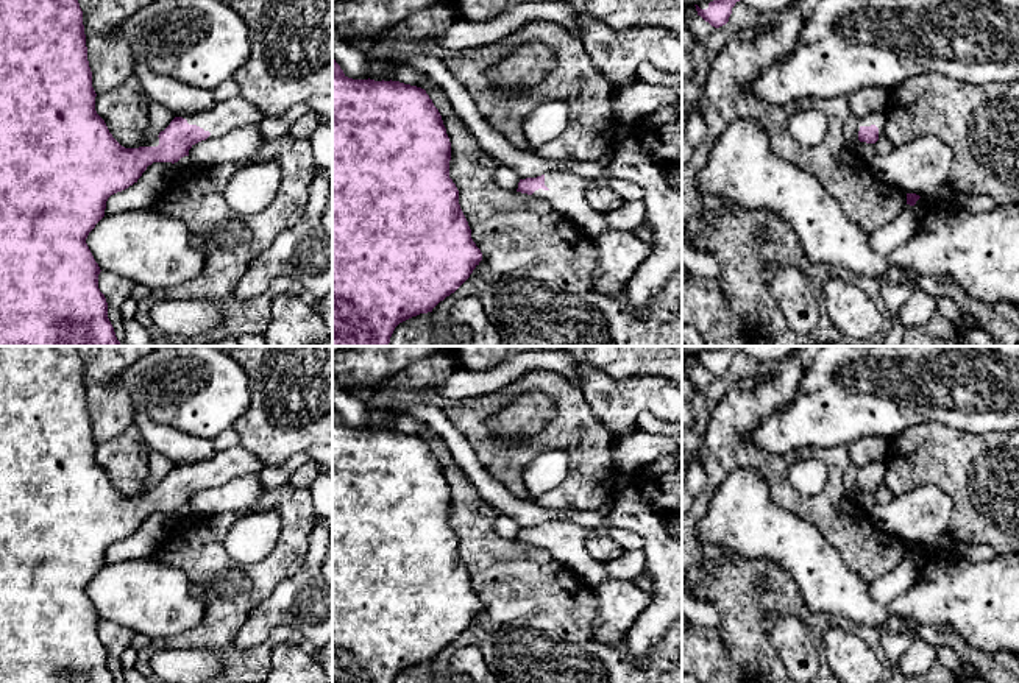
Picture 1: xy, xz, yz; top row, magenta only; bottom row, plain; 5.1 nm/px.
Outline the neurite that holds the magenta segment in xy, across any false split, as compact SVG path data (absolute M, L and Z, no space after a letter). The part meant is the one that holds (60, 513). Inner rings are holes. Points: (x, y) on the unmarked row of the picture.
M0 346L0 683L115 683L108 667L108 652L98 638L100 616L86 588L105 566L106 550L137 532L153 511L173 515L189 505L189 499L208 488L215 488L245 474L261 474L265 465L243 446L217 452L208 460L175 466L153 490L139 497L122 496L109 482L105 469L95 460L95 440L87 410L83 360L76 346Z

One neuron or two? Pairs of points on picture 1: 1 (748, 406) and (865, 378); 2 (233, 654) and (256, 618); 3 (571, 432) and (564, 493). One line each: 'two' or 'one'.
1: two
2: two
3: one

